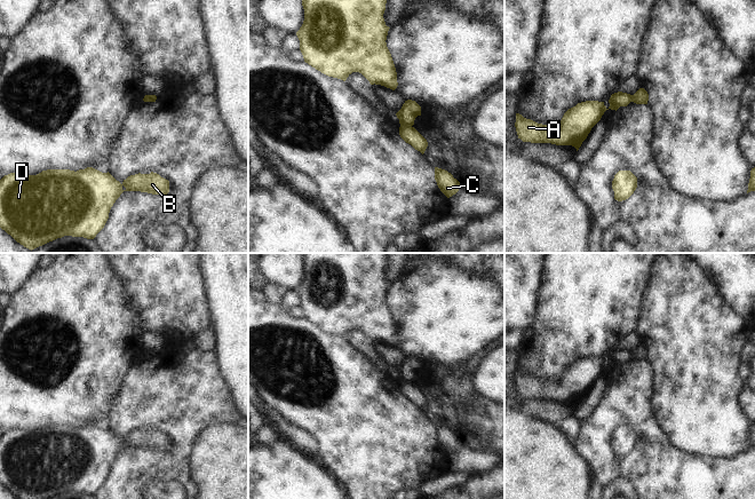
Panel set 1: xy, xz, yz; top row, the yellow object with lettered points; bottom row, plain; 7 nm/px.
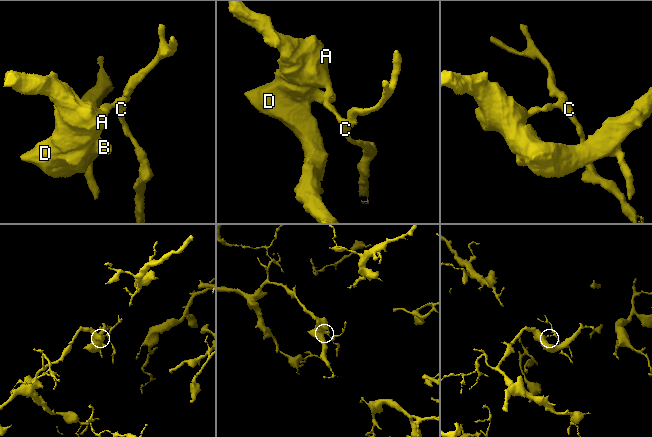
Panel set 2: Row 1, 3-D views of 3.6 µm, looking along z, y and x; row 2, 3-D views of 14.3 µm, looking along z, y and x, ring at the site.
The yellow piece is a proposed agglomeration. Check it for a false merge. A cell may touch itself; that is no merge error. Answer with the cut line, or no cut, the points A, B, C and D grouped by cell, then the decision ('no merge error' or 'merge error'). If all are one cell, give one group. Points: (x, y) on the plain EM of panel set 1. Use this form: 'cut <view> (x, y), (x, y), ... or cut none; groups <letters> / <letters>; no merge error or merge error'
cut xz (400, 380), (411, 382); groups A B D / C; merge error

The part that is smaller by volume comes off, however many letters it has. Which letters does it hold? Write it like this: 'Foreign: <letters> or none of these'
Foreign: C

